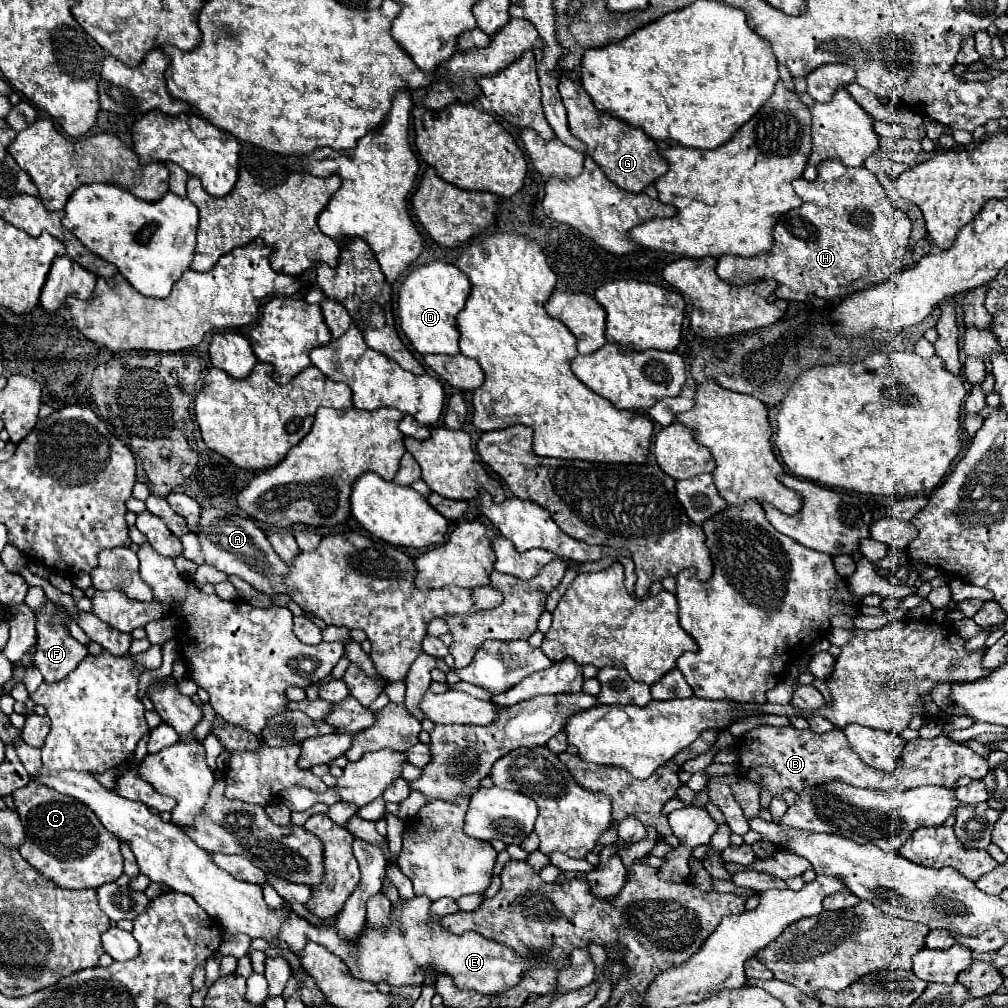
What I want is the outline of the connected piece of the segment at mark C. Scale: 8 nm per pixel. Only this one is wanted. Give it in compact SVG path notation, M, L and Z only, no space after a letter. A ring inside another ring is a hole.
M34 780L16 790L12 798L26 834L20 854L46 880L66 890L86 890L116 882L122 876L124 858L120 842L100 824L88 806L82 806L78 800L58 794Z

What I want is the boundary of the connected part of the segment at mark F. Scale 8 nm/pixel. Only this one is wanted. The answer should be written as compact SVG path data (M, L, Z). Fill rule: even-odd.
M46 600L46 604L42 606L40 612L36 612L36 628L38 628L38 642L36 642L36 650L32 654L32 666L36 666L40 670L40 674L44 676L44 682L54 684L58 682L58 678L66 678L86 656L88 656L88 648L82 646L78 640L74 640L68 632L66 624L54 624L52 618L56 614L64 612L68 620L74 620L74 614L64 610L60 604Z

